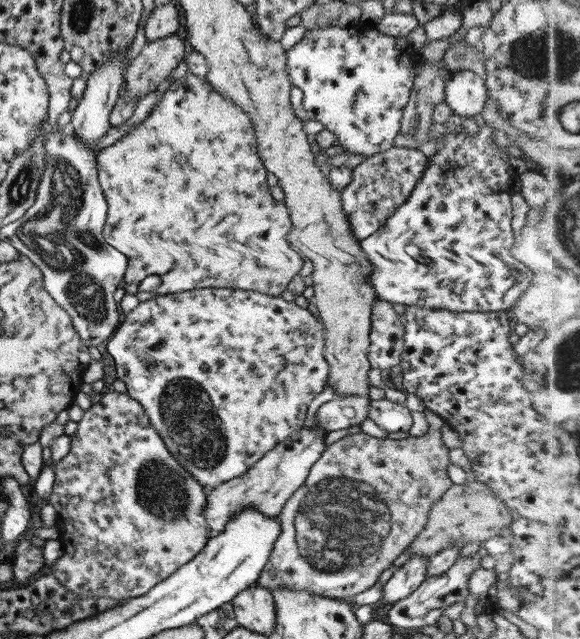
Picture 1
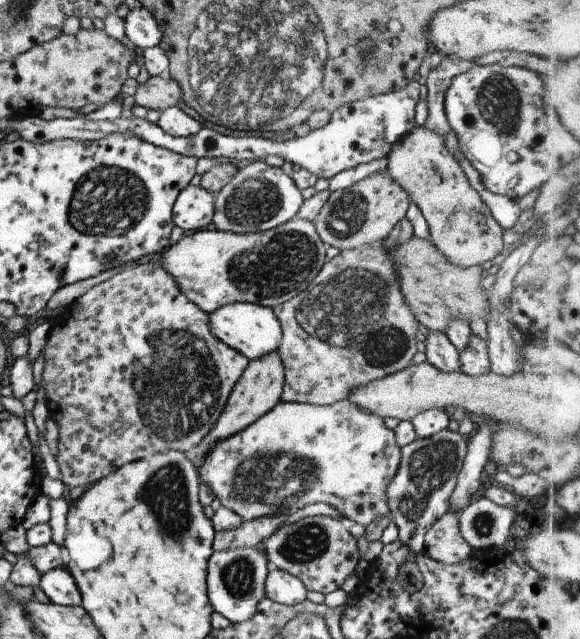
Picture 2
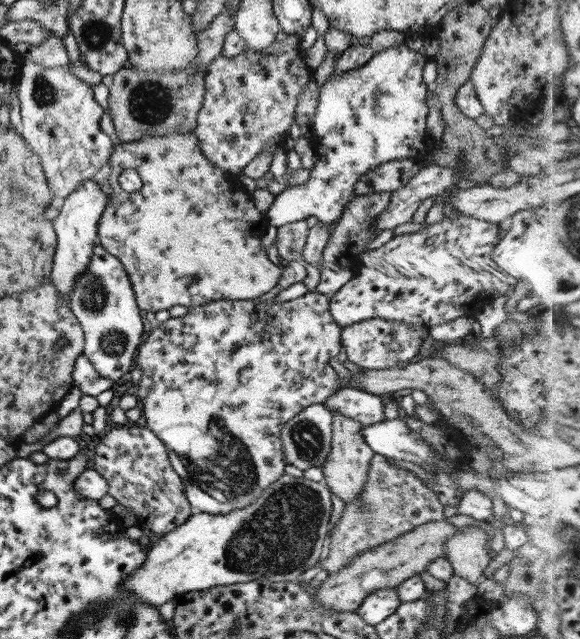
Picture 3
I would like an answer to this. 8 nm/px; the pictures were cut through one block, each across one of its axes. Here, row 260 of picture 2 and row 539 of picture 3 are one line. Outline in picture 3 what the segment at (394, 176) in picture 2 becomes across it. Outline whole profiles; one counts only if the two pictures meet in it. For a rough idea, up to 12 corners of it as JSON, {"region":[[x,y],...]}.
{"region":[[478,527],[446,540],[455,576],[475,585],[491,559]]}

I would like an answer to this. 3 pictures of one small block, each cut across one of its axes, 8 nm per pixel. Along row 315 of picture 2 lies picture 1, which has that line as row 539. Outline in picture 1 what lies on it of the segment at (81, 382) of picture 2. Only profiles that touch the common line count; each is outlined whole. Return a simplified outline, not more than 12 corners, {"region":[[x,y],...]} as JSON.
{"region":[[94,398],[53,463],[83,597],[130,599],[207,542],[203,487],[141,404]]}

